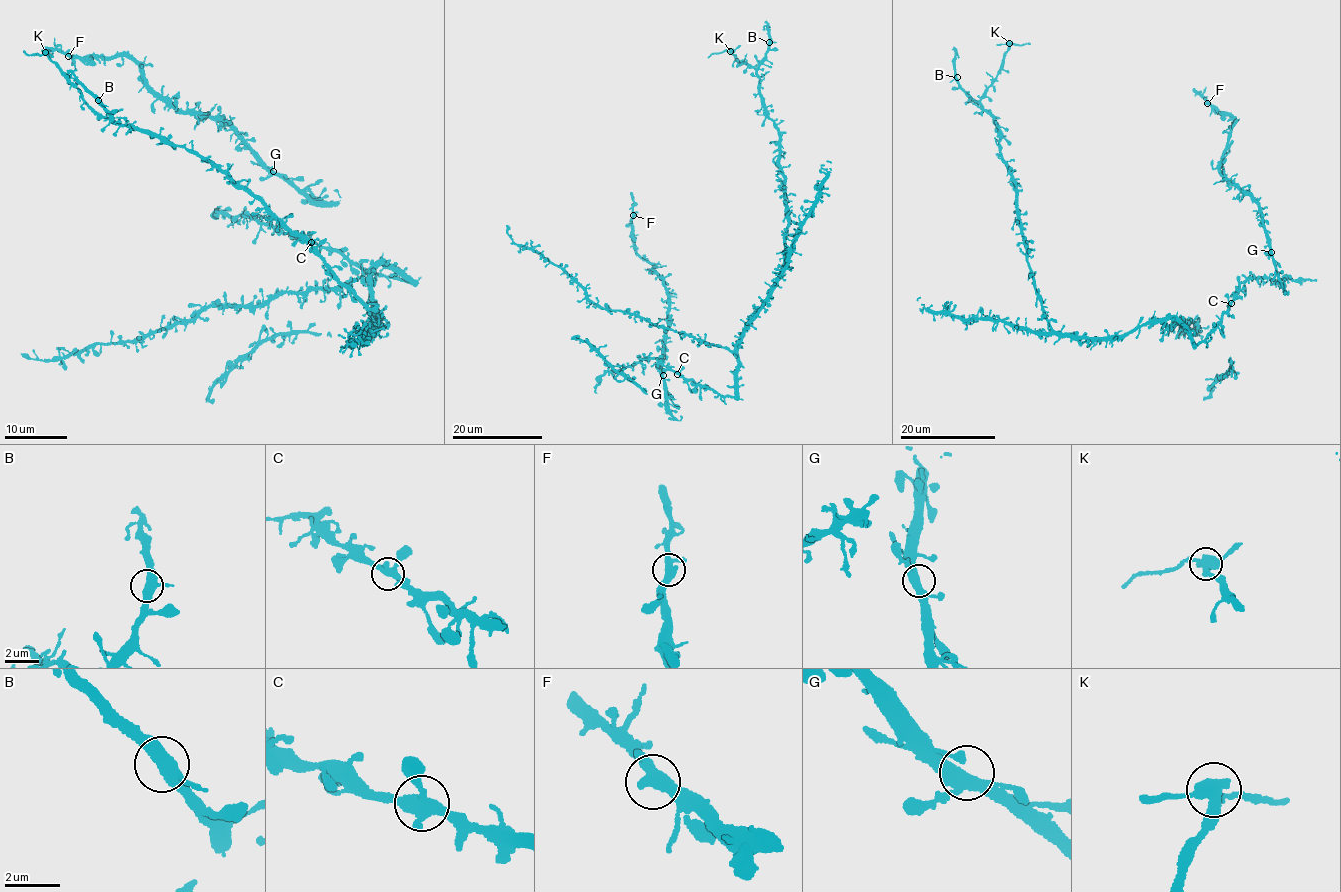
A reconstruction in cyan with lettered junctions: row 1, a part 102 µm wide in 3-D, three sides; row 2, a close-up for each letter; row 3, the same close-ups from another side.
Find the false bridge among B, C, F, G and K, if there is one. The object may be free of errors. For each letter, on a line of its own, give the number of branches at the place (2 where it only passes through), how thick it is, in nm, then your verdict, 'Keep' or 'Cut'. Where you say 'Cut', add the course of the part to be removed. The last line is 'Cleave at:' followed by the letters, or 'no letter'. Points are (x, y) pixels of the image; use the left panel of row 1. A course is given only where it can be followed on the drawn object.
B: Branches: 3. Thickness 400 nm. Keep
C: Branches: 3. Thickness 360 nm. Keep
F: Branches: 3. Thickness 360 nm. Keep
G: Branches: 3. Thickness 400 nm. Keep
K: Branches: 3. Thickness 420 nm. Cut. Course of the part to remove: (44, 52), (33, 55), (23, 51)
Cleave at: K

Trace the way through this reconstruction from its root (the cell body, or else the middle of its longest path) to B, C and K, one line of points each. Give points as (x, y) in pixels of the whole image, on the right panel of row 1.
B: (1157, 318), (1125, 335), (1073, 337), (1053, 330), (1037, 294), (996, 127), (957, 77)
C: (1157, 318), (1181, 320), (1197, 344), (1206, 340), (1208, 333), (1219, 325), (1231, 303)
K: (1157, 318), (1125, 335), (1088, 337), (1058, 333), (1046, 318), (1013, 182), (980, 101), (1009, 43)

